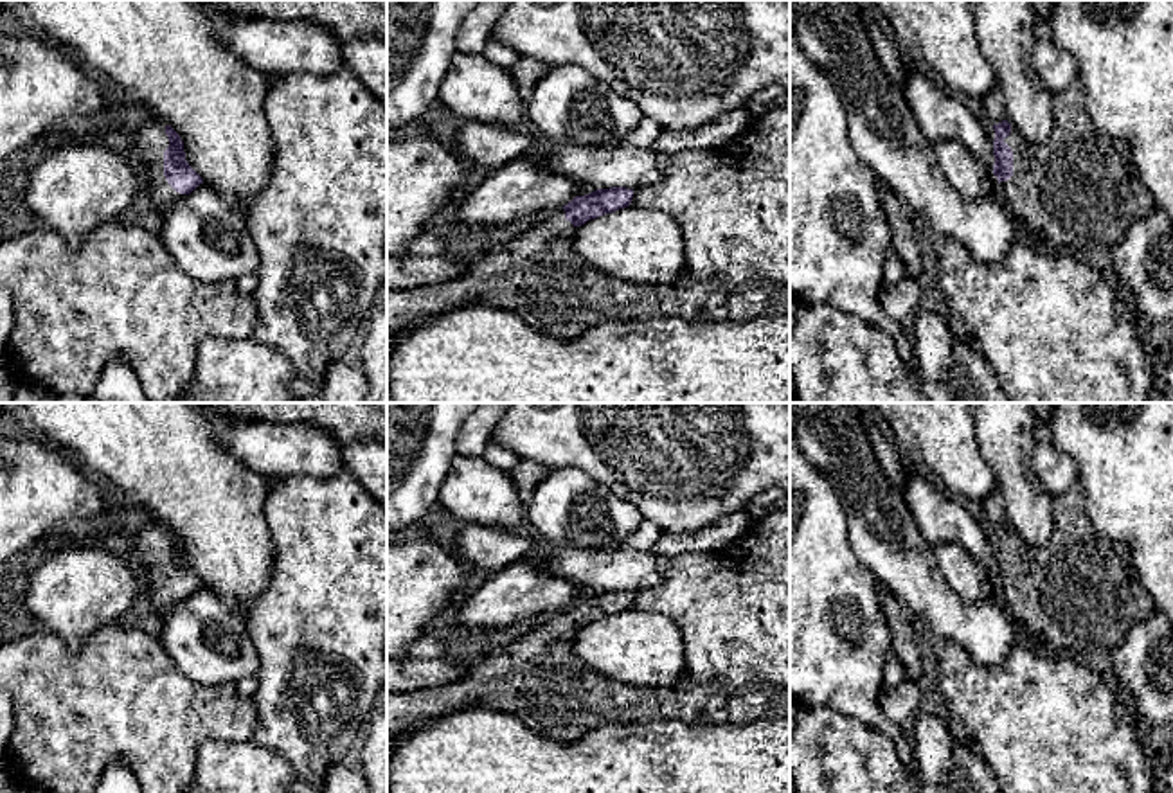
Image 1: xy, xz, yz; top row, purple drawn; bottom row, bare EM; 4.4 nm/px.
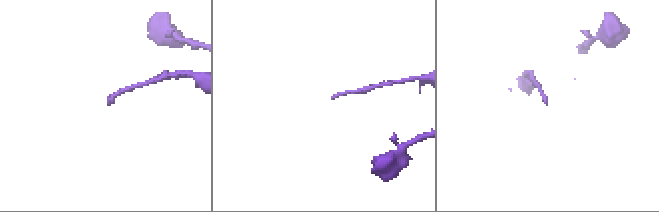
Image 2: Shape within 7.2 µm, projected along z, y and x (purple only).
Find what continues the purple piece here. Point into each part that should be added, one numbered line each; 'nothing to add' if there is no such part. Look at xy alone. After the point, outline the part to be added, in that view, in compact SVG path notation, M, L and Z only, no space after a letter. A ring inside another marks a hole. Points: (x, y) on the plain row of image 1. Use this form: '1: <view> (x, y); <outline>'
1: xy (150, 540); M149 523L131 534L148 568L151 604L160 615L166 615L185 599L176 595L164 579L164 554L169 548L166 529L158 523Z

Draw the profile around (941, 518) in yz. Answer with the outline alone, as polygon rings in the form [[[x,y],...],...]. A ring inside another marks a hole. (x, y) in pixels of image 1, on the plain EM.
[[[918,466],[907,471],[901,496],[919,532],[934,548],[943,543],[957,543],[975,557],[986,575],[993,575],[993,543],[961,498],[945,493]]]

